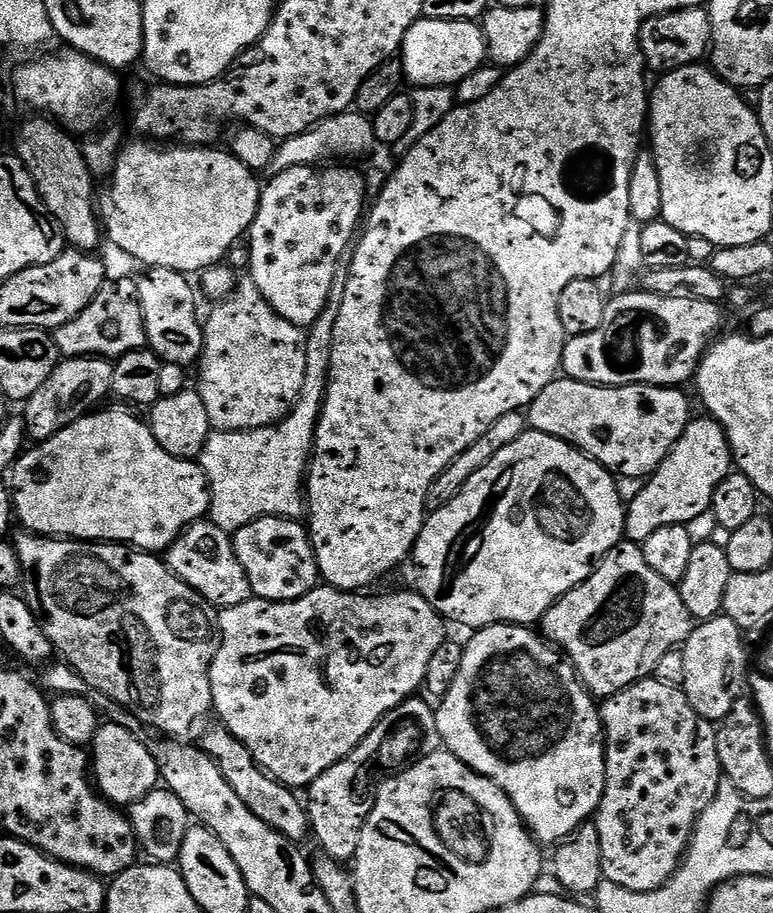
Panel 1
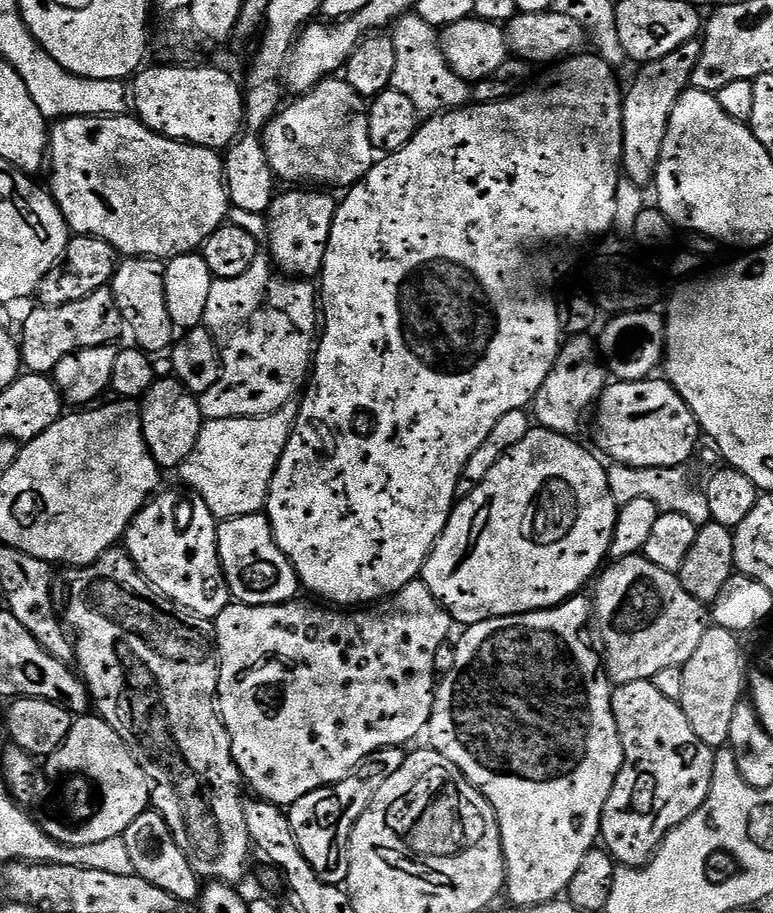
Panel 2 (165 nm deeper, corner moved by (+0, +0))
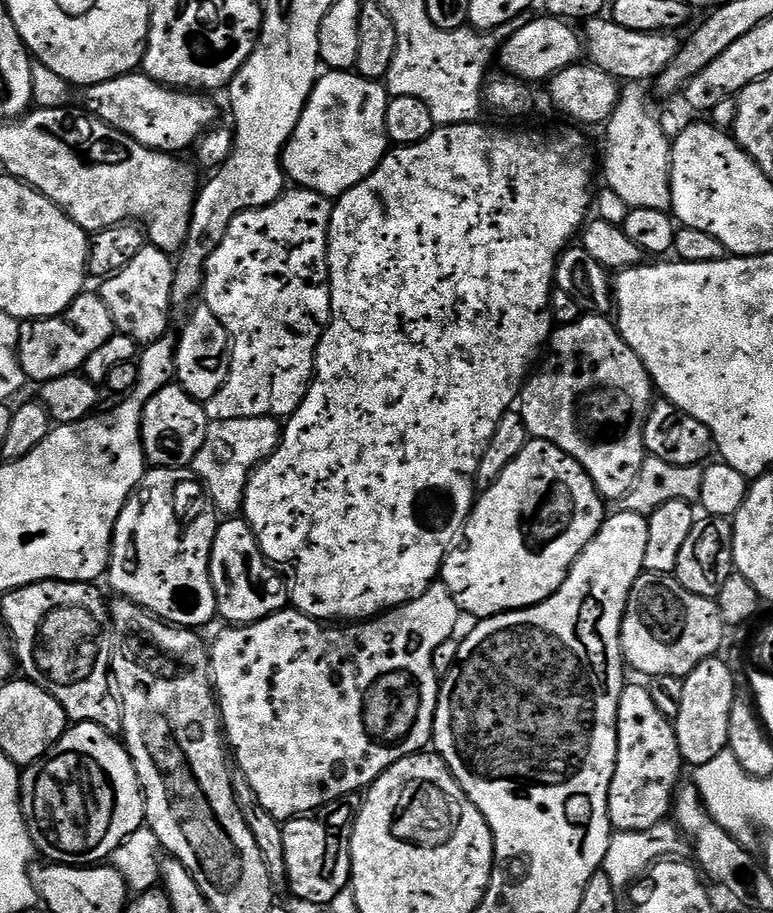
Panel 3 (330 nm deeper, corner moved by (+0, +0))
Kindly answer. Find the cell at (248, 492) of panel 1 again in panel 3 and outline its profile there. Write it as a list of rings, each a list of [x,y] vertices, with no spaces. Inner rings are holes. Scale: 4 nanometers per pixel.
[[[263,416],[262,418],[234,418],[233,420],[214,420],[206,430],[206,442],[202,442],[202,450],[198,450],[196,461],[190,466],[193,472],[202,478],[204,489],[210,494],[217,513],[236,514],[244,507],[244,495],[248,480],[256,467],[269,456],[278,445],[282,435],[282,424],[277,417]]]

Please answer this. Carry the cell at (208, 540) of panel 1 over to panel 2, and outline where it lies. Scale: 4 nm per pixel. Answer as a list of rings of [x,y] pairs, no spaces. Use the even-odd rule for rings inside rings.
[[[161,491],[151,497],[128,525],[122,544],[136,567],[163,596],[194,614],[215,618],[230,602],[216,541],[218,521],[198,493],[183,491]]]

